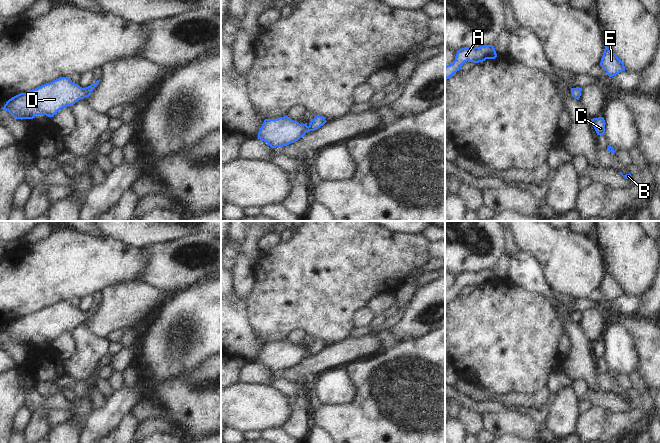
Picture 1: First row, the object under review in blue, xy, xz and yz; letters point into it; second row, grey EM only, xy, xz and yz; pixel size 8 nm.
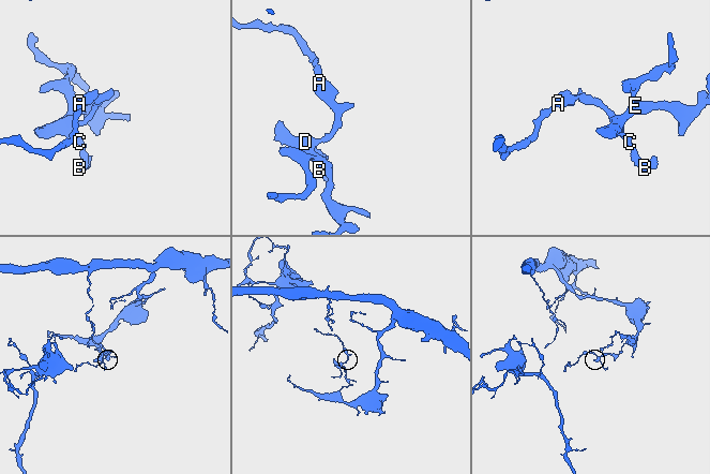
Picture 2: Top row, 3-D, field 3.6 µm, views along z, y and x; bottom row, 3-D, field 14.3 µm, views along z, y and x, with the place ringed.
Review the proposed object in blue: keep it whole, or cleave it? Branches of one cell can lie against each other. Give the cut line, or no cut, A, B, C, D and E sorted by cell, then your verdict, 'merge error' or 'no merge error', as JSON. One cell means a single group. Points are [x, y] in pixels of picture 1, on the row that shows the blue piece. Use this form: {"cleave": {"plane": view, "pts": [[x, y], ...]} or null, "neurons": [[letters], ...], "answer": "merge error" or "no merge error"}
{"cleave": null, "neurons": [["A", "B", "C", "D", "E"]], "answer": "no merge error"}

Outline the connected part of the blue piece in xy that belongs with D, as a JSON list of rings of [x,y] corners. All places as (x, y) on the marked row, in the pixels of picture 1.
[[[60,77],[26,93],[20,93],[1,108],[16,119],[33,119],[36,115],[53,117],[59,110],[73,106],[77,101],[89,97],[100,79],[90,86],[82,88],[70,81],[69,77]]]

